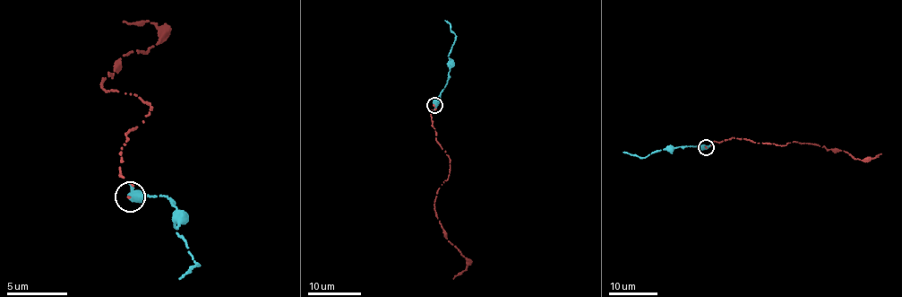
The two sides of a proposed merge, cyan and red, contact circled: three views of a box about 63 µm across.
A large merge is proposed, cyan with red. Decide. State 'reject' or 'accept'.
accept

